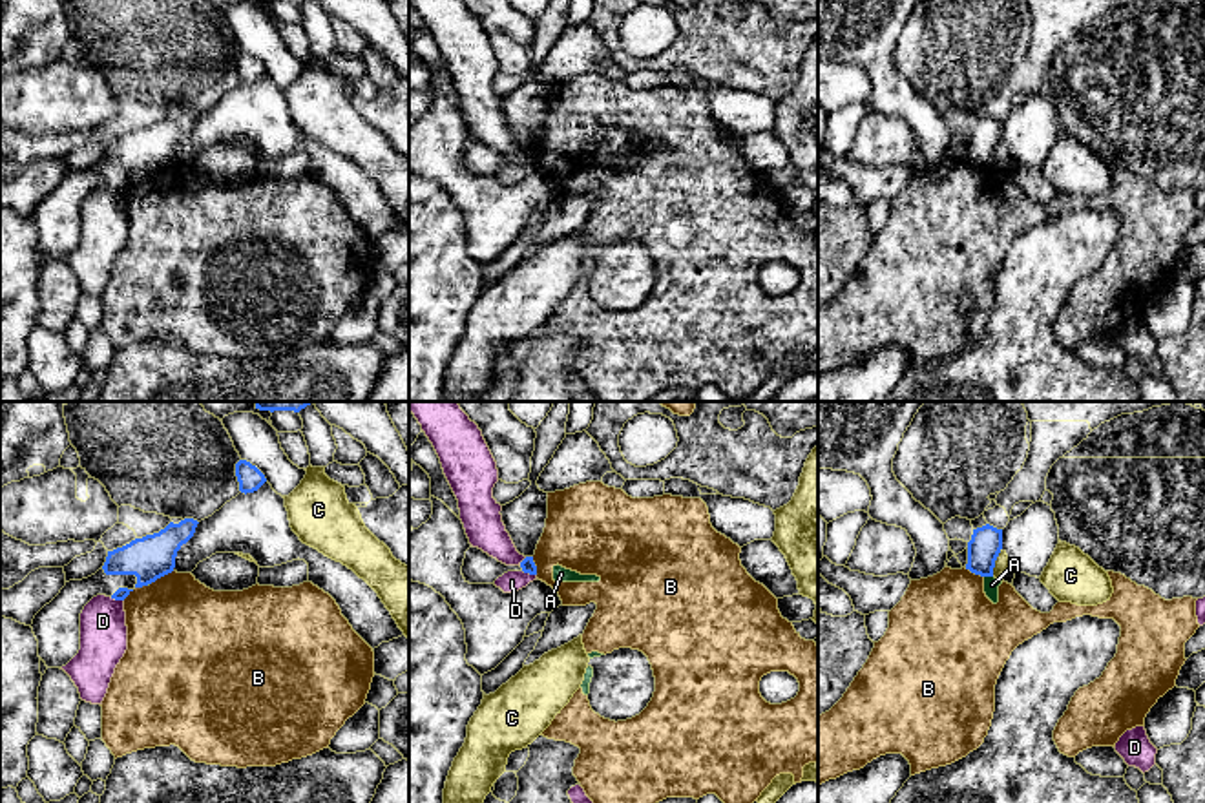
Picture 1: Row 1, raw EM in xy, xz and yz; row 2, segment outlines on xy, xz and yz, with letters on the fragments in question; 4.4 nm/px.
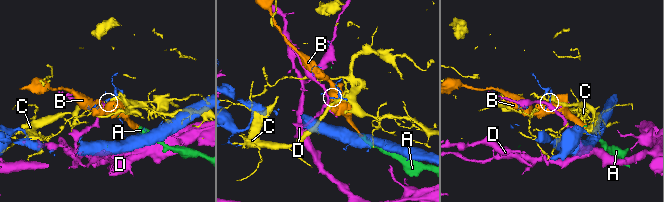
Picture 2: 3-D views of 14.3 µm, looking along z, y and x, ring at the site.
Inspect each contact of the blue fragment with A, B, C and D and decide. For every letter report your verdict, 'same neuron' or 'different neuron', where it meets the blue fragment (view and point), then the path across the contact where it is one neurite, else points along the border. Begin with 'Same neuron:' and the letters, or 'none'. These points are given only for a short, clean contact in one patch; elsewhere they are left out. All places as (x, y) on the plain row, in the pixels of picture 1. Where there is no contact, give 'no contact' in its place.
Same neuron: none
A: different neuron | yz (988, 166) | along yz (984, 166), (992, 168)
B: different neuron | xy (132, 181)
C: different neuron | yz (994, 154)
D: different neuron | xz (530, 165)

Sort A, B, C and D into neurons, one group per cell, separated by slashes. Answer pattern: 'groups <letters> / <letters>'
groups A B / C / D

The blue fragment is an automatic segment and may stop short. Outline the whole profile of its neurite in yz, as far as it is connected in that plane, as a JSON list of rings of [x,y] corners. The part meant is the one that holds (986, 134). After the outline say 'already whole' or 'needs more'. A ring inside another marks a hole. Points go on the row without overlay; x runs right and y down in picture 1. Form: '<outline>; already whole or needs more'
[[[990,115],[973,120],[971,131],[968,133],[968,155],[975,166],[993,168],[995,151],[1002,141],[1002,120]]]; already whole

